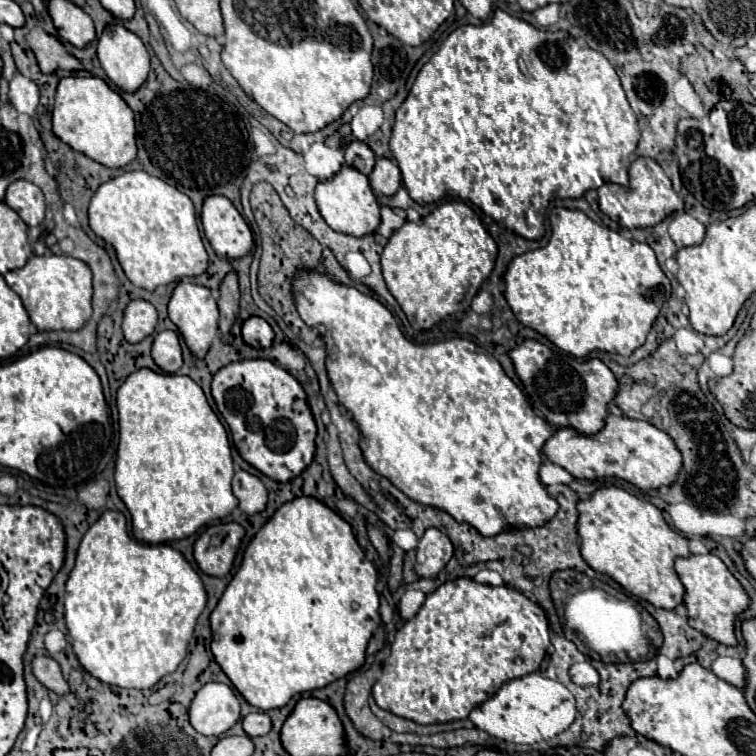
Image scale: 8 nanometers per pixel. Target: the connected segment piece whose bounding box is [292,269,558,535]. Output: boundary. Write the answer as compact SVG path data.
M300 269L294 275L292 291L294 291L294 305L296 305L300 319L312 329L316 323L316 329L318 329L320 339L324 341L326 353L328 353L326 355L326 371L328 371L330 385L336 391L340 405L344 405L352 413L352 417L360 429L360 449L364 453L366 463L376 473L386 477L394 487L398 487L412 501L422 503L422 505L430 505L436 509L444 509L458 523L468 523L468 525L476 527L482 535L498 535L510 527L540 527L542 523L550 521L556 515L558 503L556 503L556 499L552 499L546 493L546 487L538 479L538 467L542 463L542 445L546 443L548 437L552 437L554 429L544 419L534 415L534 411L528 405L522 391L516 387L516 383L510 377L506 377L504 369L500 367L500 363L492 355L488 355L487 351L477 346L476 343L472 343L470 339L462 337L447 338L444 341L432 343L432 345L416 345L402 335L396 319L380 301L372 299L370 295L360 293L354 287L336 283L326 273L320 273L316 269Z

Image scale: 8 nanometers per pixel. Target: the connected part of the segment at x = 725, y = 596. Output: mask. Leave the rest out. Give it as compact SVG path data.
M706 553L706 555L678 557L674 569L684 585L684 607L688 611L690 627L704 633L710 639L716 639L718 643L724 645L738 643L734 635L734 619L748 607L750 599L742 589L742 585L728 571L728 567L716 555Z

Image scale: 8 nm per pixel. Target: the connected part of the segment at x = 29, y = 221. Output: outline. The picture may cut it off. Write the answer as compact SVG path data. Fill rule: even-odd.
M14 181L6 191L4 203L12 207L28 227L36 227L44 219L44 193L30 181Z

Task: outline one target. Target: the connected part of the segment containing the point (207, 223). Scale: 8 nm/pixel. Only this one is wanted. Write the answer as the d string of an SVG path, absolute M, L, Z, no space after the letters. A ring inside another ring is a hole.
M222 195L206 199L202 209L202 225L206 239L220 259L240 259L248 255L254 245L250 227L234 205L228 199L222 199Z

